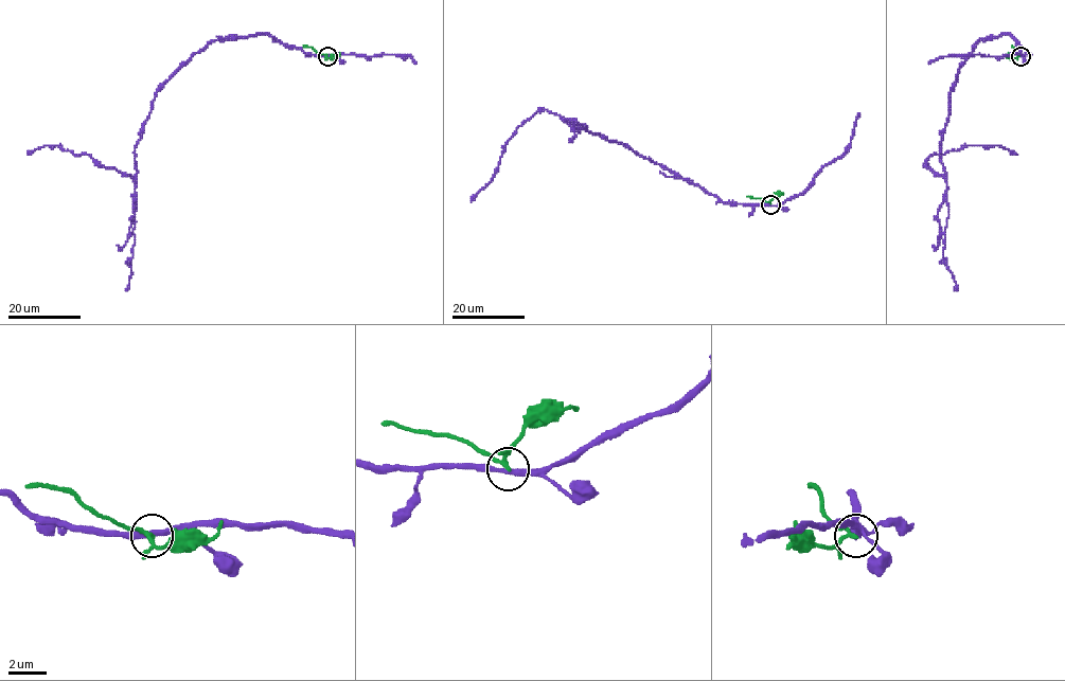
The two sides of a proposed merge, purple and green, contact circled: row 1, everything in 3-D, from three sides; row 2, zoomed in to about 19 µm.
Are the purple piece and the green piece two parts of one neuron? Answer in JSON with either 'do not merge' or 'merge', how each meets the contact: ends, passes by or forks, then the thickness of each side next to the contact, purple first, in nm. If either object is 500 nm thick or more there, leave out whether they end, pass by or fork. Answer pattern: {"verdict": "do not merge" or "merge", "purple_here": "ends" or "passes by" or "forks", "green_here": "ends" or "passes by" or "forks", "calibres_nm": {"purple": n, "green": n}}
{"verdict": "do not merge", "purple_here": "passes by", "green_here": "passes by", "calibres_nm": {"purple": 280, "green": 200}}

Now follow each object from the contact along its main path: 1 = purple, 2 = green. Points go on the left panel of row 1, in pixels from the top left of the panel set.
1: (327, 55), (306, 54), (264, 34), (212, 40), (157, 92), (135, 147), (132, 176), (57, 144), (27, 155)
2: (327, 55), (303, 47)

